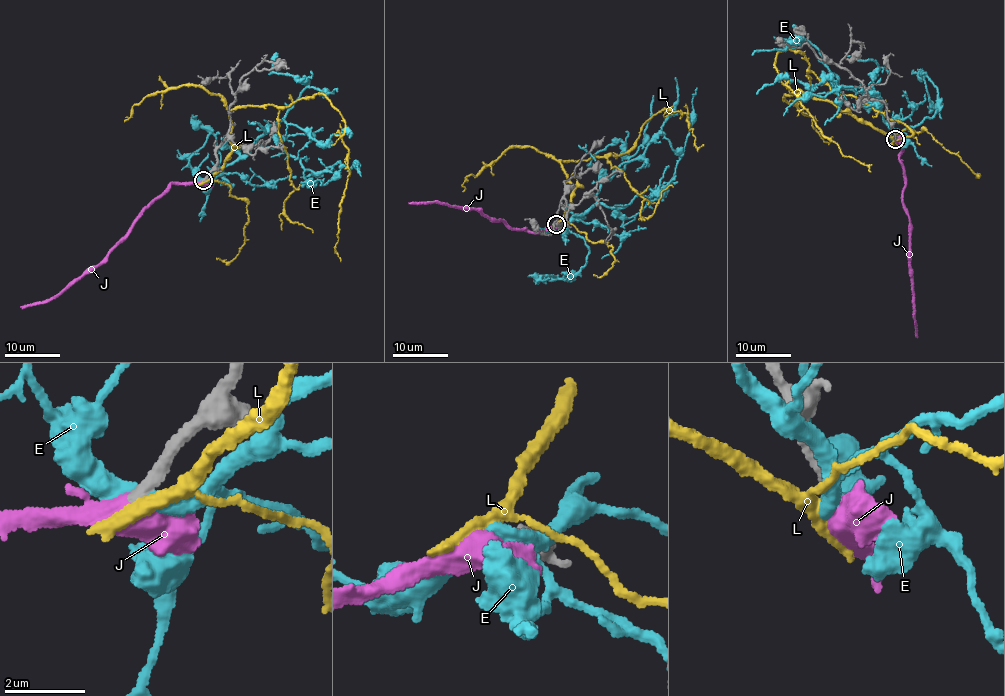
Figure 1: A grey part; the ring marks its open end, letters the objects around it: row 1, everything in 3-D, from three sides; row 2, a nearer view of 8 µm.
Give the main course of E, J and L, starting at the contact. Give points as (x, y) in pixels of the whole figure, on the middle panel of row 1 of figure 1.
E: (557, 225), (599, 203), (622, 209), (641, 193), (661, 189), (669, 183), (688, 135), (692, 98), (697, 88)
J: (556, 224), (539, 232), (512, 228), (503, 219), (497, 220), (474, 208), (437, 202), (409, 202)
L: (557, 223), (574, 187), (560, 163), (622, 155), (652, 115), (672, 106), (686, 113), (694, 146), (703, 145)

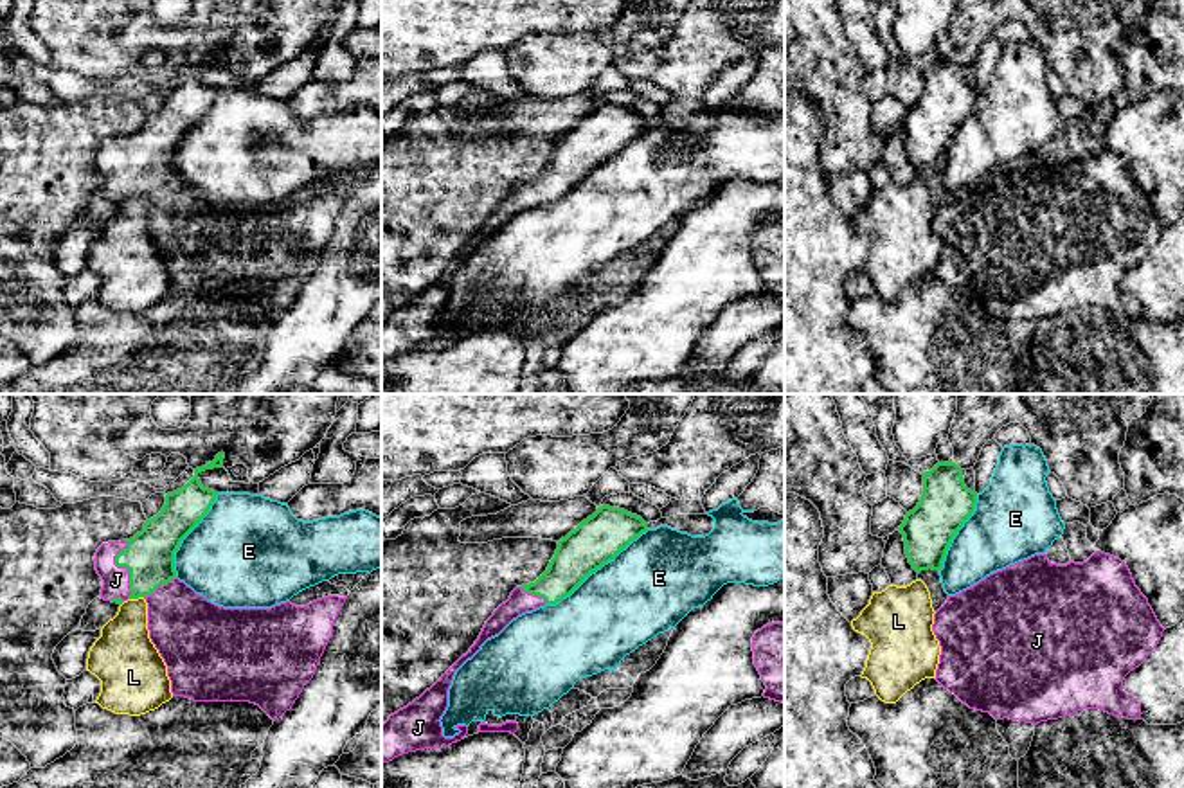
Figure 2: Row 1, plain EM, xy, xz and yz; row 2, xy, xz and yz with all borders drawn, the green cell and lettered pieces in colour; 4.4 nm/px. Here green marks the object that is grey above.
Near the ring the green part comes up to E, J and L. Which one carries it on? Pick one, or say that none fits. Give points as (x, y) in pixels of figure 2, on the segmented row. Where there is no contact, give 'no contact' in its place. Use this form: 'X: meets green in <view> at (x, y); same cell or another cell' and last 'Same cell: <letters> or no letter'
E: meets green in xz at (596, 569); another cell
J: meets green in xy at (125, 565); same cell
L: meets green in xy at (135, 598); another cell
Same cell: J

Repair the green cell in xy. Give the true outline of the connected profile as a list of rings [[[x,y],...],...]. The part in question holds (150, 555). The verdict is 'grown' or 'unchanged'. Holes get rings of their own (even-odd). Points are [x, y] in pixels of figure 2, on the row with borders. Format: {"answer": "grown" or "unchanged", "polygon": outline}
{"answer": "grown", "polygon": [[[218,453],[212,462],[196,468],[194,477],[182,489],[167,493],[162,511],[146,520],[144,529],[133,538],[108,542],[97,549],[101,599],[117,604],[146,599],[149,639],[167,666],[173,696],[194,702],[250,702],[275,721],[292,709],[313,678],[347,597],[327,595],[306,606],[286,601],[272,608],[223,608],[176,578],[175,552],[211,511],[218,495],[203,488],[198,475],[223,468],[223,459],[225,453]]]}

